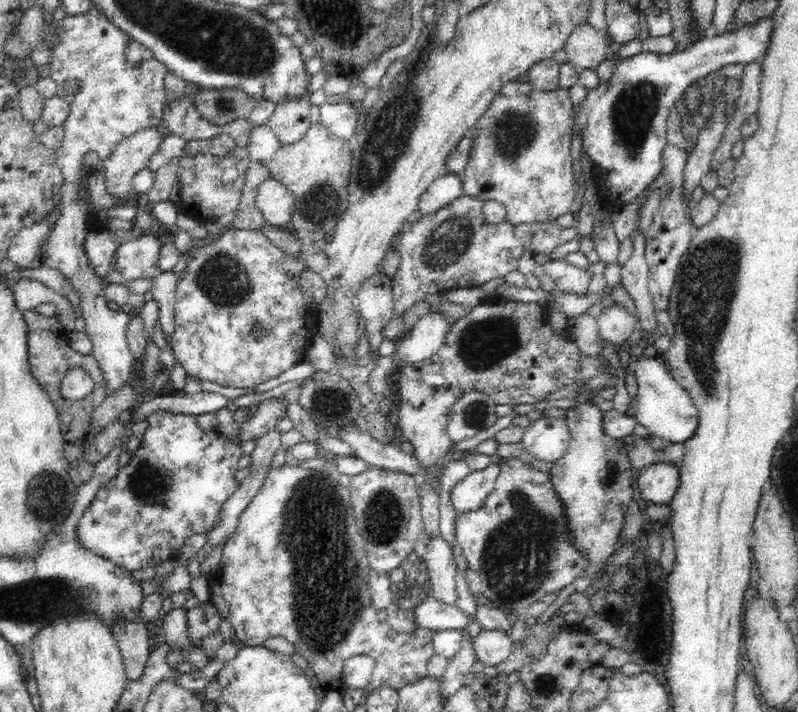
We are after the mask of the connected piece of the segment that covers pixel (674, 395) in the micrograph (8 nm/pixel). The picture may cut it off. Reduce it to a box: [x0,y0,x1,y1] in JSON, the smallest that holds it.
[629,352,699,443]

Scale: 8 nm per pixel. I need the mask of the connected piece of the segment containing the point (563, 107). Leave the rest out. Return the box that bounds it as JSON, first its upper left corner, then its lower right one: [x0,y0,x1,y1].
[459,82,577,225]

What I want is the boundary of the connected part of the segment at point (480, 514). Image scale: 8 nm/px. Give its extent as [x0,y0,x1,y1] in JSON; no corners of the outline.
[454,457,586,613]

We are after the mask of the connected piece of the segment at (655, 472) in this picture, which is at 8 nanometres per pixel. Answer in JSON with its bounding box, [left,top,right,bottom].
[634,461,679,504]

